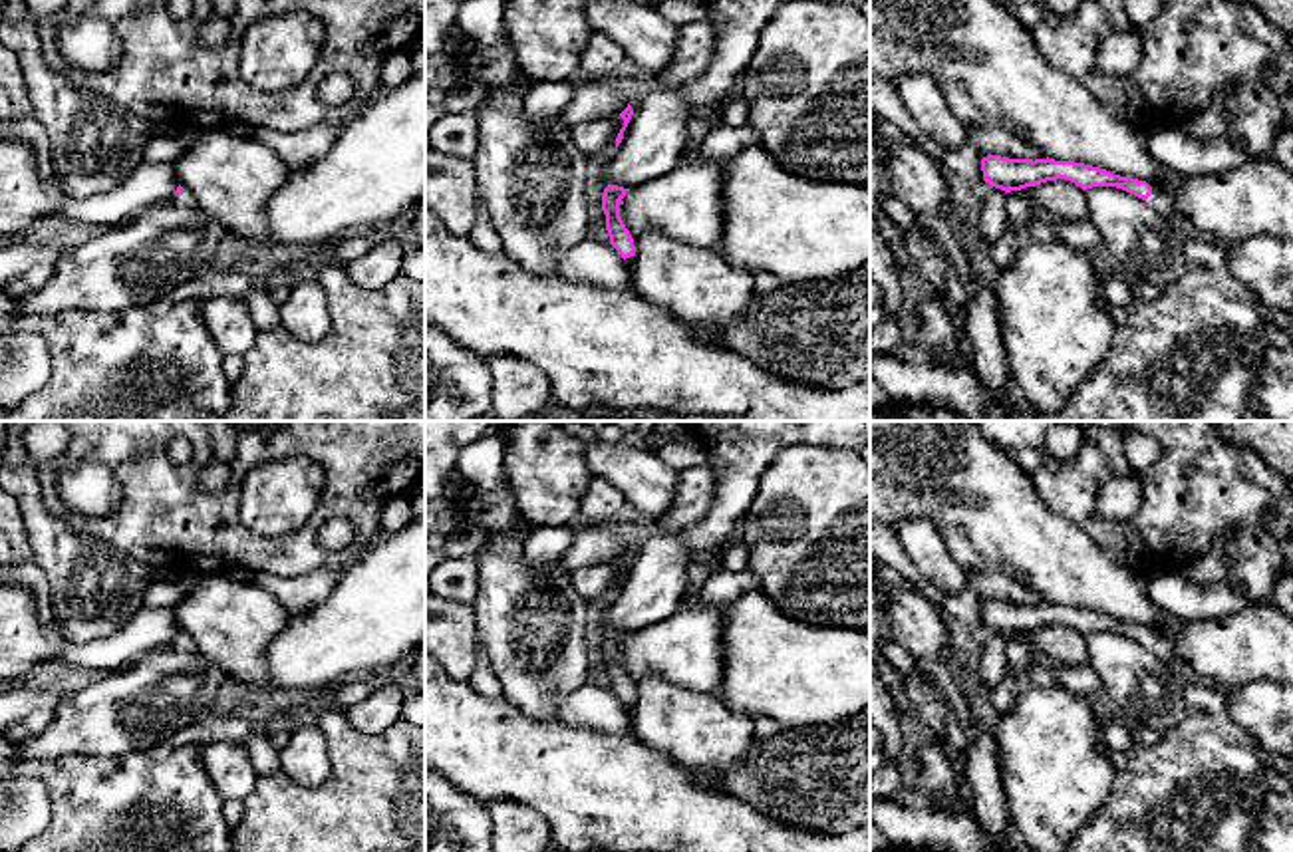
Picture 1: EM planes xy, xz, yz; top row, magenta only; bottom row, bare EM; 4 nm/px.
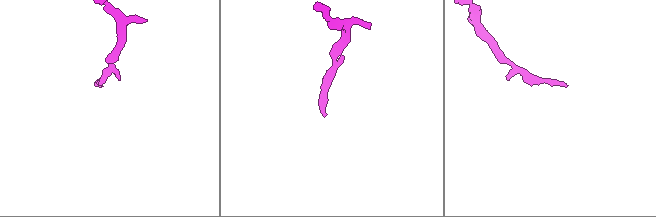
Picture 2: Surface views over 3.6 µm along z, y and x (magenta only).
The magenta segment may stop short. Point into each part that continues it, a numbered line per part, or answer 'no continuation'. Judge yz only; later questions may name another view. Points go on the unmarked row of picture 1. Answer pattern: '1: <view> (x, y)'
1: yz (1162, 648)

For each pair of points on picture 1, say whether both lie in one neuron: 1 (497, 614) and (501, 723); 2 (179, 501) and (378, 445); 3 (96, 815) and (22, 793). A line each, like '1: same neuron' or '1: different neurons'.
1: different neurons
2: same neuron
3: different neurons

